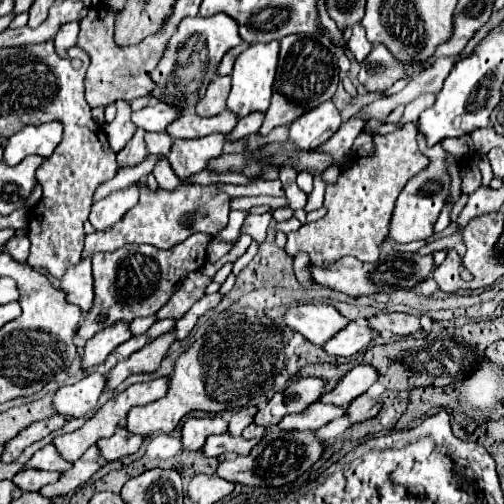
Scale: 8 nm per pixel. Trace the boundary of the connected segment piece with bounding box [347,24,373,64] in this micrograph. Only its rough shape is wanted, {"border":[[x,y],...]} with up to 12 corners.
{"border":[[353,26],[347,44],[357,64],[367,58],[373,48],[361,26]]}

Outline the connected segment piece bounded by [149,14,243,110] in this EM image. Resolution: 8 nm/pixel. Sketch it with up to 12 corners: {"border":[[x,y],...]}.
{"border":[[227,14],[183,18],[151,72],[159,102],[187,110],[243,40]]}

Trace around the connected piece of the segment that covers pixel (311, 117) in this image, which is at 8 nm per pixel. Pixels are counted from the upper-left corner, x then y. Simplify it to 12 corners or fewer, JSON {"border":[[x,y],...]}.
{"border":[[329,100],[289,126],[299,150],[325,144],[341,126]]}

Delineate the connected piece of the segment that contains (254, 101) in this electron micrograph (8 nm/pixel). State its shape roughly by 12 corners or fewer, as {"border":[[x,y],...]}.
{"border":[[279,42],[237,56],[227,110],[237,118],[267,110]]}

